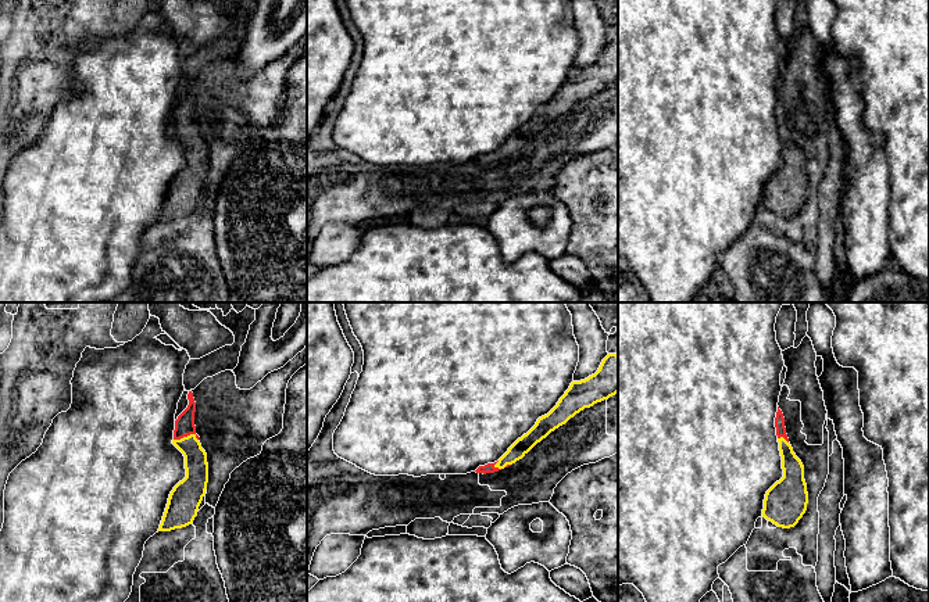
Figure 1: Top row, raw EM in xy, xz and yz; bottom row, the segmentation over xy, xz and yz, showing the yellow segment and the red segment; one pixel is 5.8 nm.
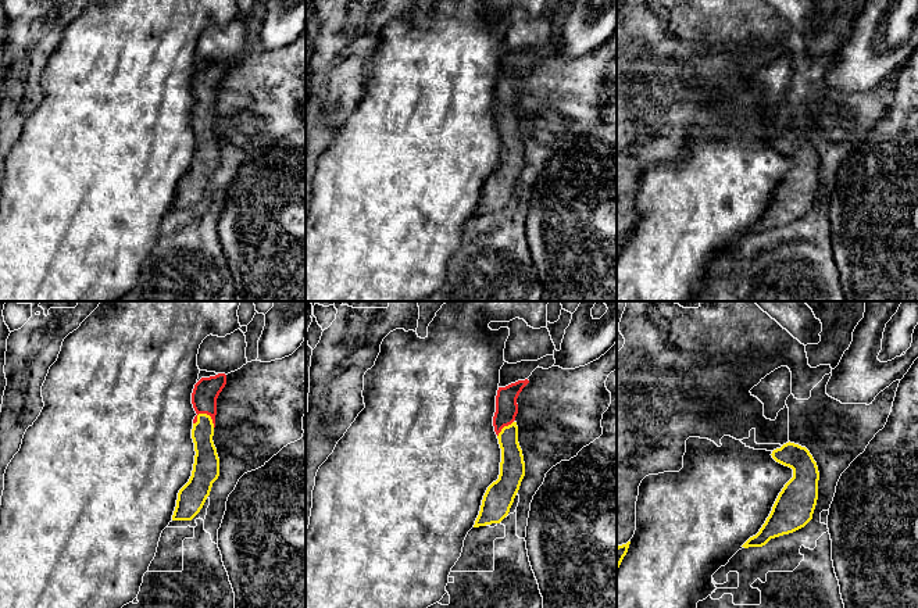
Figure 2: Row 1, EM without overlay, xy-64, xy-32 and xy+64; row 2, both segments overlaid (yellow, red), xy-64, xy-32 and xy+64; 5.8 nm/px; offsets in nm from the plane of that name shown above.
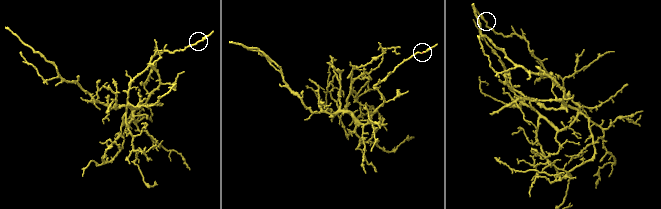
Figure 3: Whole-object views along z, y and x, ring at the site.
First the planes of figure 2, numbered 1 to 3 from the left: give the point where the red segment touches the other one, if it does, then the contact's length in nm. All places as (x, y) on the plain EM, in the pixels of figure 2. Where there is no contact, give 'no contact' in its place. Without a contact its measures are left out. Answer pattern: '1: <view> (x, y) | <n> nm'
1: xy-64 (204, 103) | 130 nm
2: xy-32 (503, 117) | 130 nm
3: no contact

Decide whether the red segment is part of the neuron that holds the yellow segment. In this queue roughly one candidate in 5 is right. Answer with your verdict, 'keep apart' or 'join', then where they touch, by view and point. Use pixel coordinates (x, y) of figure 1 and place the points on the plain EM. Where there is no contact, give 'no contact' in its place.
join; contact xy (185, 126)

